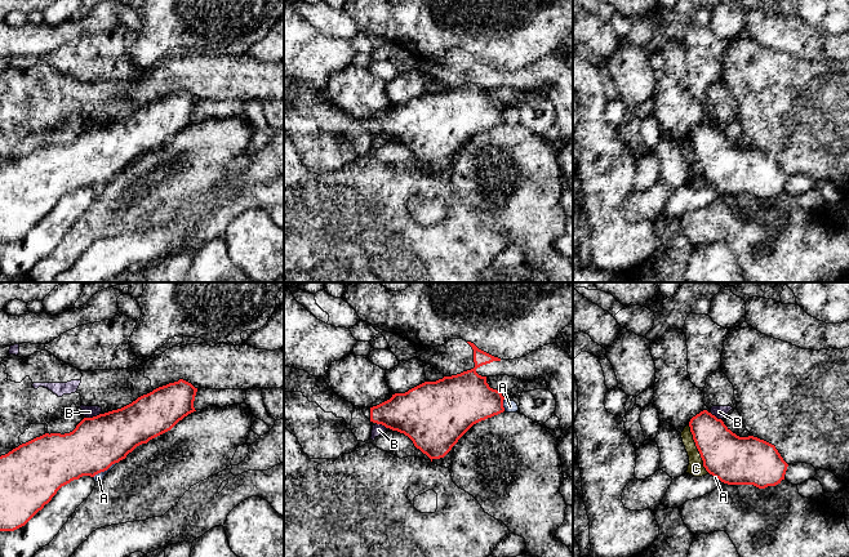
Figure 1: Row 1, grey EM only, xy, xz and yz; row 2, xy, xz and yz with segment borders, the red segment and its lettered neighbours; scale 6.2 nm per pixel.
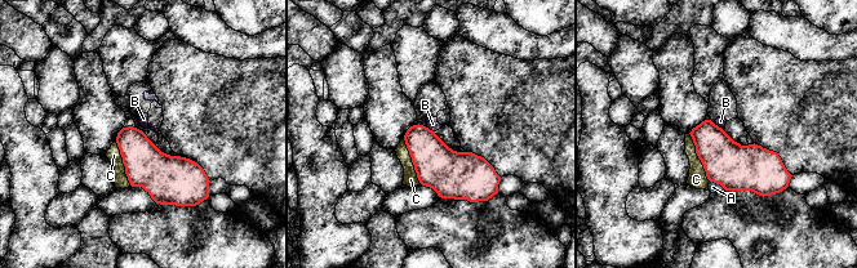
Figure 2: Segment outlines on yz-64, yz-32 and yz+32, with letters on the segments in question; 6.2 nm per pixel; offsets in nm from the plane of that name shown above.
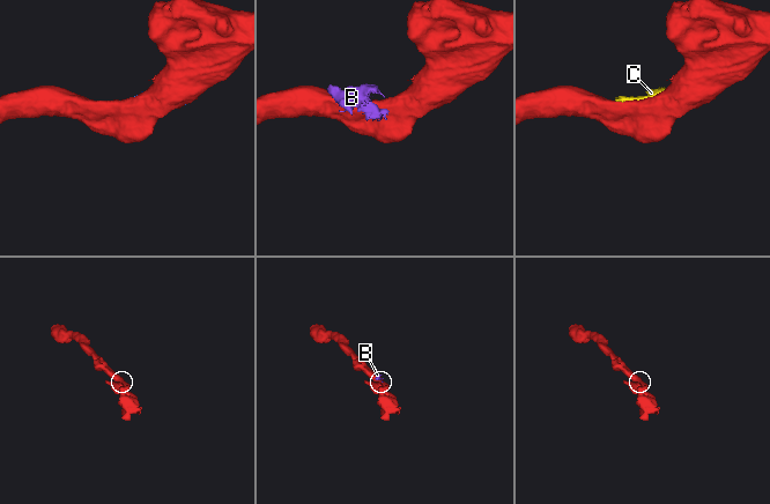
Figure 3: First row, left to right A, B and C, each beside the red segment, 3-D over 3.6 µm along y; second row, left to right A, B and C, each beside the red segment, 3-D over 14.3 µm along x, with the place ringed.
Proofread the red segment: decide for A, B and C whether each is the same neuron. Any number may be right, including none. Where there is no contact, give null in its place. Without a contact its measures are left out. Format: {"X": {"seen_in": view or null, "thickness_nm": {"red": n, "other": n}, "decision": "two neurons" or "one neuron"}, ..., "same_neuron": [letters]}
{"A": {"seen_in": "xy", "thickness_nm": {"red": 320, "other": 50}, "decision": "two neurons"}, "B": {"seen_in": "xy", "thickness_nm": {"red": 320, "other": 80}, "decision": "two neurons"}, "C": {"seen_in": "yz", "thickness_nm": {"red": 300, "other": 100}, "decision": "two neurons"}, "same_neuron": []}

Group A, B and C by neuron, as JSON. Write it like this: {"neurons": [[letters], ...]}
{"neurons": [["A", "C"], ["B"]]}

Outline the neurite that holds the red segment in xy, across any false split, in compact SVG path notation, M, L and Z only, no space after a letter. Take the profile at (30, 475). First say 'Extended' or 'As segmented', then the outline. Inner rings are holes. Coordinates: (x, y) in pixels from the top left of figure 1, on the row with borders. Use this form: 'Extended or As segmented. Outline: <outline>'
As segmented. Outline: M179 379L138 397L132 404L84 418L70 433L45 433L0 456L0 531L25 526L48 504L57 491L83 476L94 477L125 459L137 446L170 431L179 420L196 411L197 388Z

